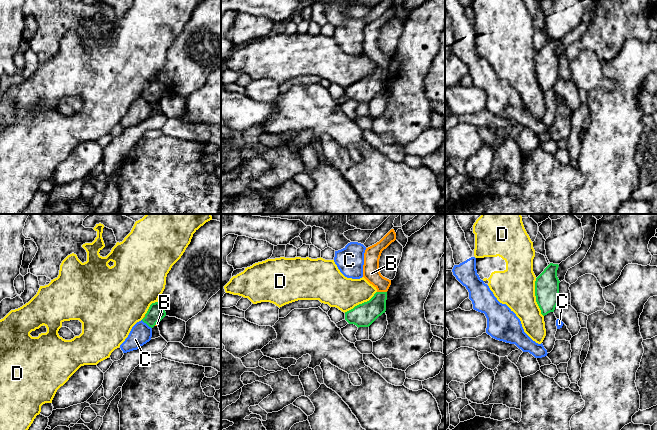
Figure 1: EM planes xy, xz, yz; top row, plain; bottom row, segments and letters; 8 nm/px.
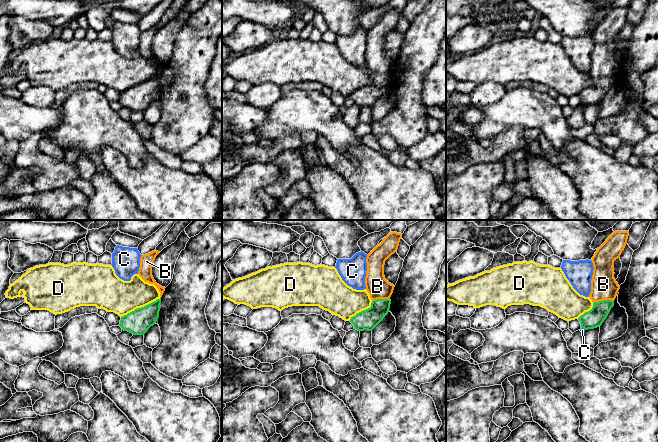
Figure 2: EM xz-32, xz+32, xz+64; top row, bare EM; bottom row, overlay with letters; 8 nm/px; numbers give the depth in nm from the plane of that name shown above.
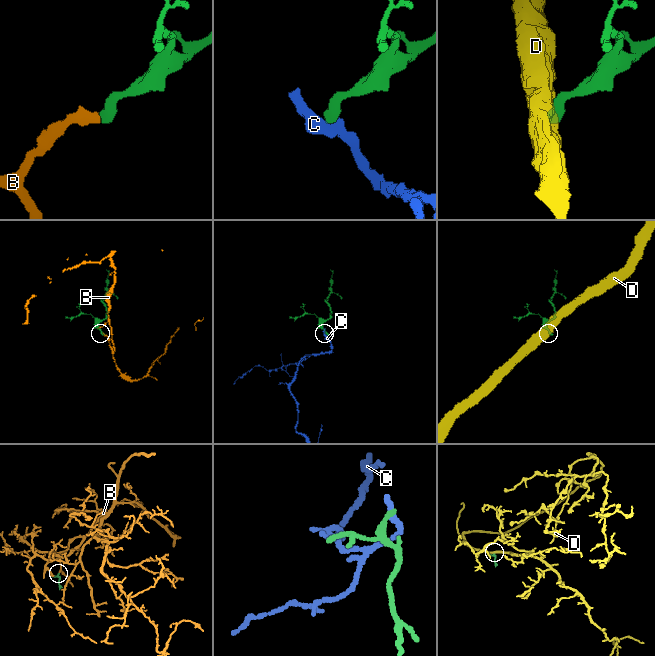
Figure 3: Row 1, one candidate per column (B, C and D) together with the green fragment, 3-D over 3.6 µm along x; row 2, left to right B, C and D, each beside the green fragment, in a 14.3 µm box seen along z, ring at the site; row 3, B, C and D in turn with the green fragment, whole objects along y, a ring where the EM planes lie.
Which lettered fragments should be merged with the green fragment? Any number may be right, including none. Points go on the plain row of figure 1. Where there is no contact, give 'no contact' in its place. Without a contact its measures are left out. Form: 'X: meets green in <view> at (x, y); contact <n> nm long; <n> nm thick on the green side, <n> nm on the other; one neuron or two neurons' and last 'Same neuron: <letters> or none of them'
B: meets green in xz at (382, 68); contact 80 nm long; 190 nm thick on the green side, 140 nm on the other; one neuron
C: meets green in xy at (146, 99); contact 110 nm long; 140 nm thick on the green side, 170 nm on the other; two neurons
D: meets green in yz at (536, 73); contact 320 nm long; 190 nm thick on the green side, 320 nm on the other; two neurons
Same neuron: B

